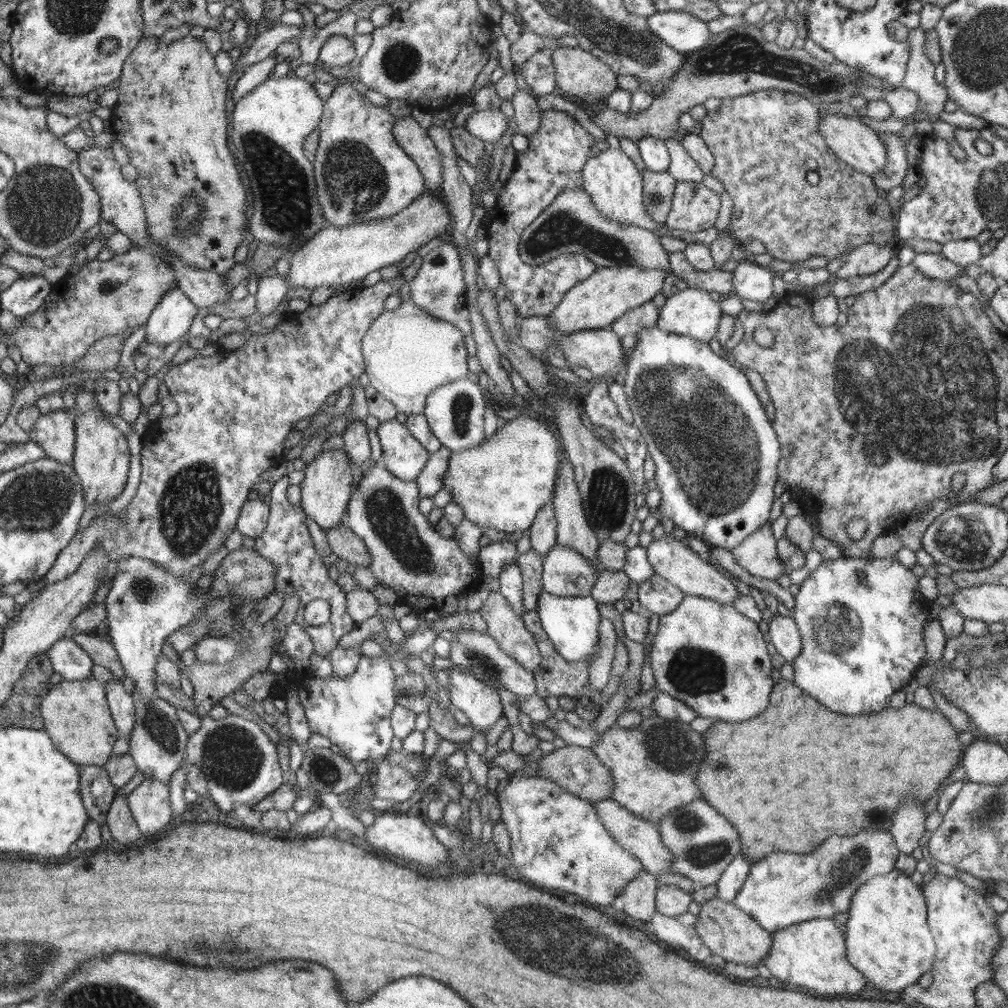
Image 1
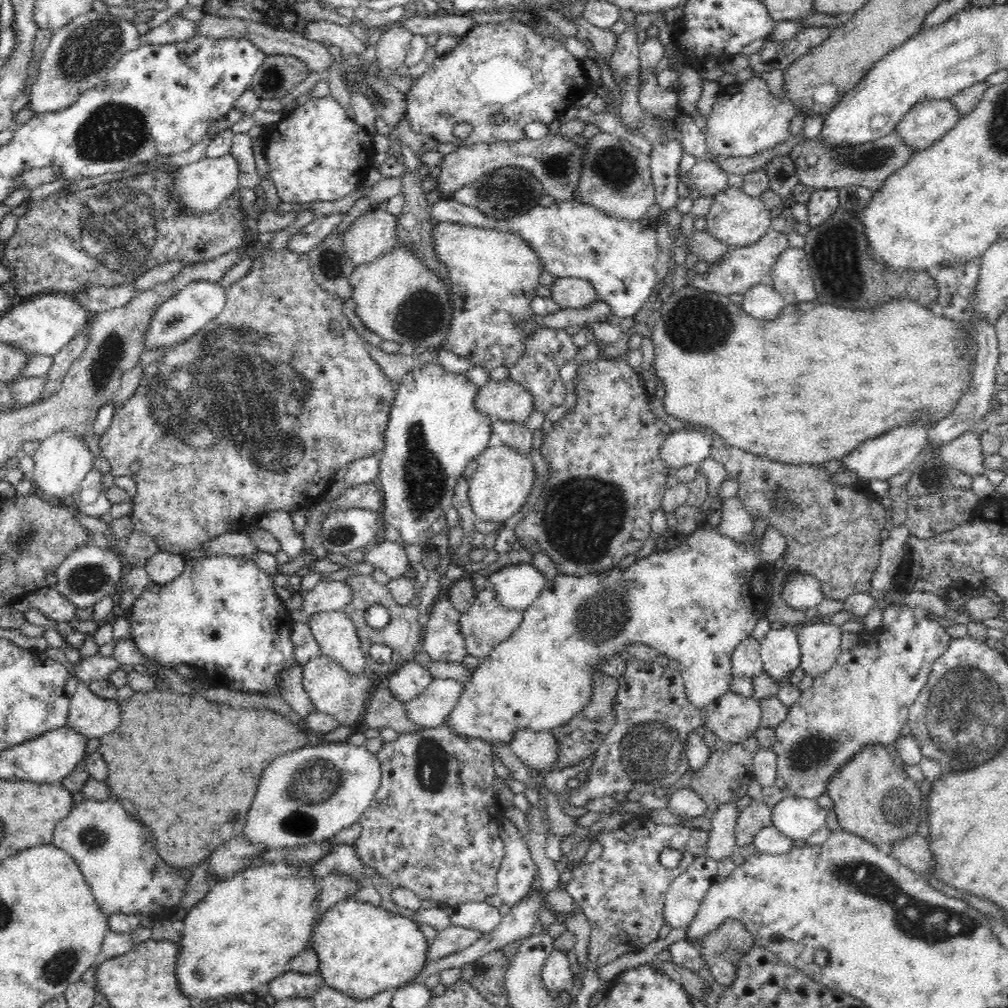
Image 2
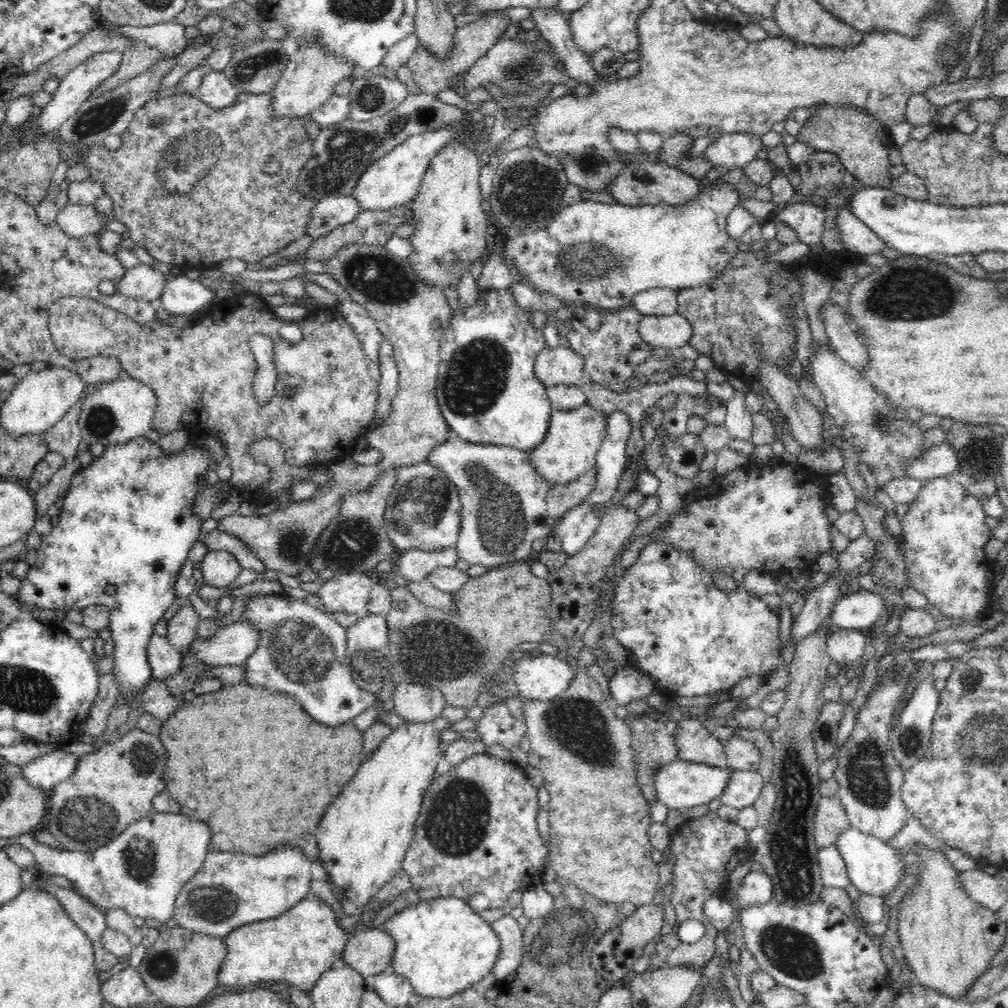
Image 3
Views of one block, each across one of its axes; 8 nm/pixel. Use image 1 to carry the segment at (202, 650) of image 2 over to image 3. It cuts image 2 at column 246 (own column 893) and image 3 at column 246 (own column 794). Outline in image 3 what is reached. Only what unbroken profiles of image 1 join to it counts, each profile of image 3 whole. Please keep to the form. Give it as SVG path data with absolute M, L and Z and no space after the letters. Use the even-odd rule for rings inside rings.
M282 594L247 597L244 619L260 632L260 643L256 650L241 664L244 666L245 684L261 686L272 692L292 692L302 708L320 724L338 726L352 721L367 708L378 704L377 695L362 690L352 678L347 660L347 630L334 615L303 599L292 599Z

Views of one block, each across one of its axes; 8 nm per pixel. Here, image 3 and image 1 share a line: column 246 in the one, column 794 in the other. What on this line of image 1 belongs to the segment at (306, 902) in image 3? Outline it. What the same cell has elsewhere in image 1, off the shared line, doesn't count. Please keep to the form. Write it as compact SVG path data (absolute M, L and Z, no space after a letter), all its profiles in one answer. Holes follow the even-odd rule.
M815 918L771 933L772 946L763 958L772 976L782 982L814 990L823 996L845 997L860 992L868 984L846 956L845 936L833 919Z

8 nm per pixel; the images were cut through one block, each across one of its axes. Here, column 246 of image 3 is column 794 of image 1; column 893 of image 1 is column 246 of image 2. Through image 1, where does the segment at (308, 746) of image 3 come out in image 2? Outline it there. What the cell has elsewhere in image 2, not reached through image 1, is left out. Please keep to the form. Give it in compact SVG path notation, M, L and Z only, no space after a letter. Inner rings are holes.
M154 689L153 691L140 691L134 693L129 698L120 703L120 726L117 726L110 734L105 734L100 738L99 752L104 756L106 764L108 764L108 782L110 788L114 788L118 794L128 796L132 800L136 800L138 806L138 814L142 818L142 822L154 826L156 836L158 836L157 853L163 860L172 868L189 869L201 864L207 857L210 857L220 844L228 841L228 838L238 837L242 833L242 828L246 824L246 814L250 810L250 804L256 796L258 790L258 782L262 778L264 768L274 762L278 756L286 754L300 748L304 748L309 743L309 738L305 734L305 729L302 725L296 724L279 713L268 708L232 708L226 704L218 704L218 702L210 702L210 730L208 730L208 702L202 698L202 695L190 696L183 693L172 693L170 691L162 691ZM144 784L174 784L174 800L172 798L156 798L150 790L144 790Z

